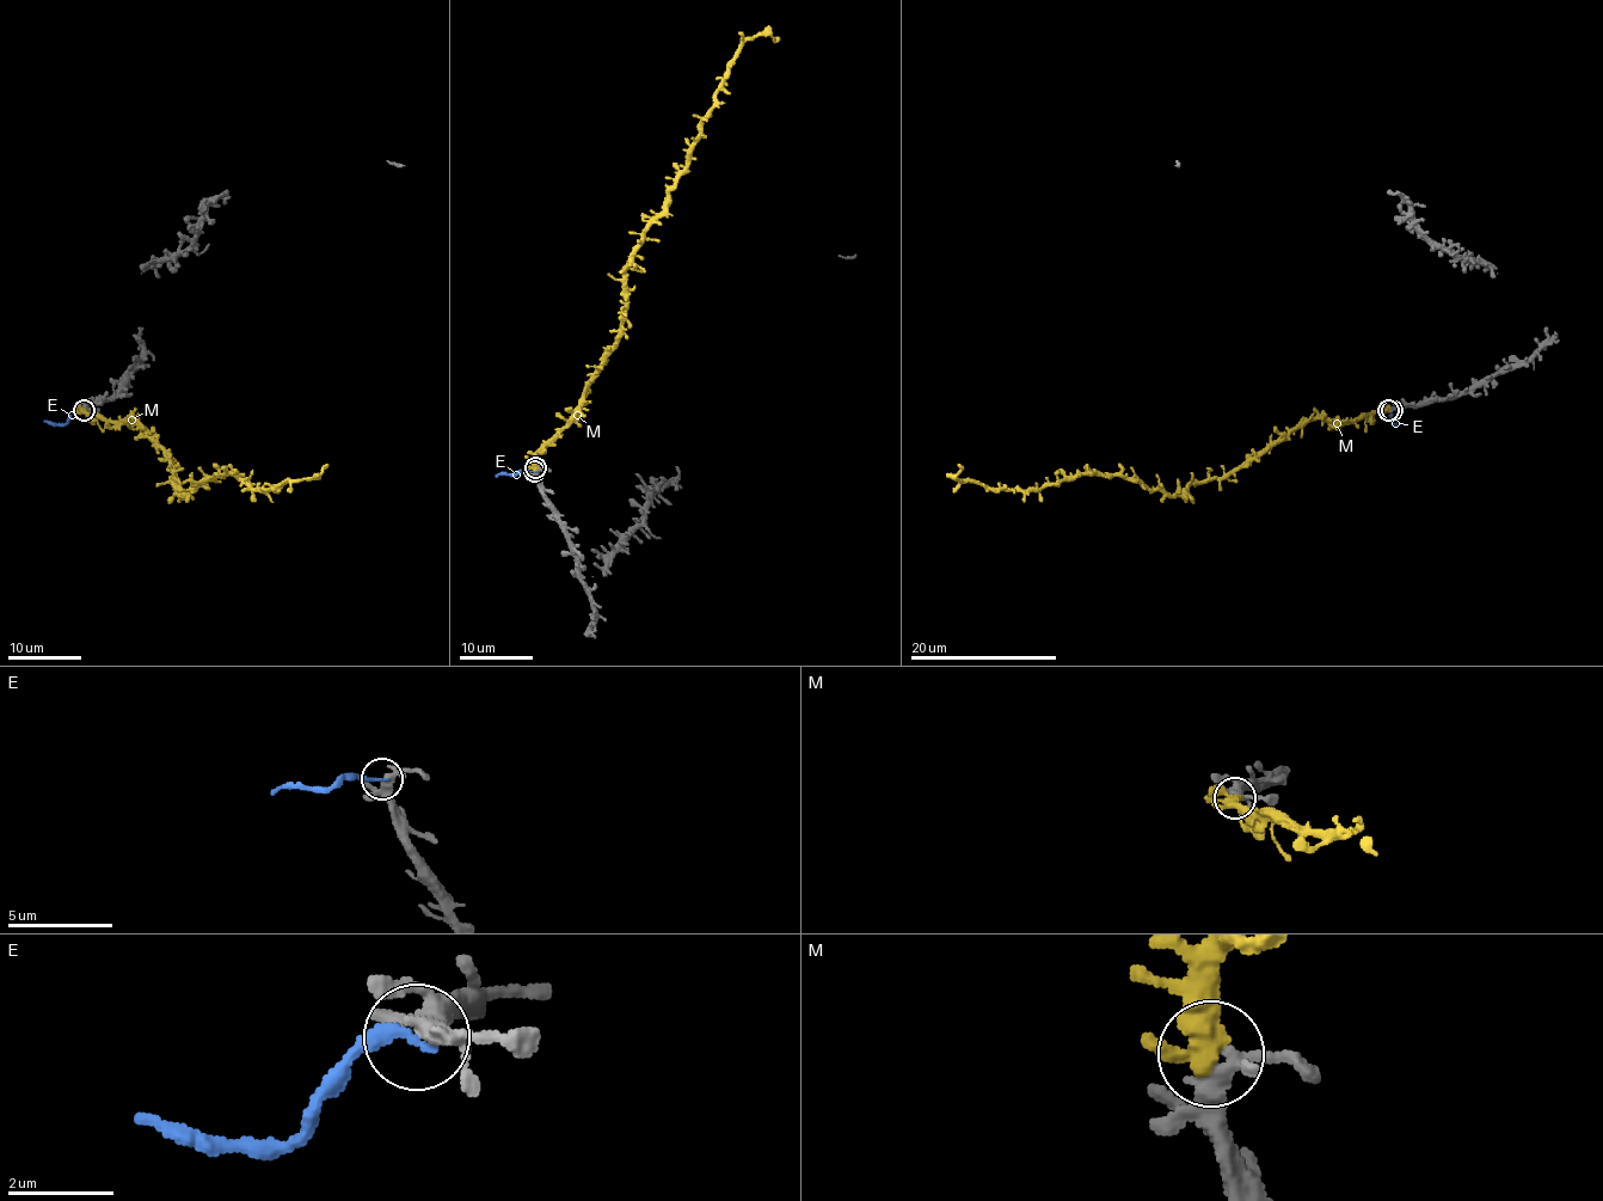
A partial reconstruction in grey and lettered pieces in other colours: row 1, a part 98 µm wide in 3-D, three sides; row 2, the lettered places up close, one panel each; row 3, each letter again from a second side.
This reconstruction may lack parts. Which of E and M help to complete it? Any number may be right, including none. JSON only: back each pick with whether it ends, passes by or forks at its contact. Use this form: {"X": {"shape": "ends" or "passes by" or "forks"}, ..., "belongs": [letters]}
{"M": {"shape": "passes by"}, "belongs": ["M"]}

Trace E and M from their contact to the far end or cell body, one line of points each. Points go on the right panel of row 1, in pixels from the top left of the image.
E: (1393, 410), (1394, 424), (1398, 421)
M: (1389, 410), (1310, 420), (1221, 478), (1169, 494), (1131, 478), (1087, 475), (1001, 490), (957, 479), (957, 465)

